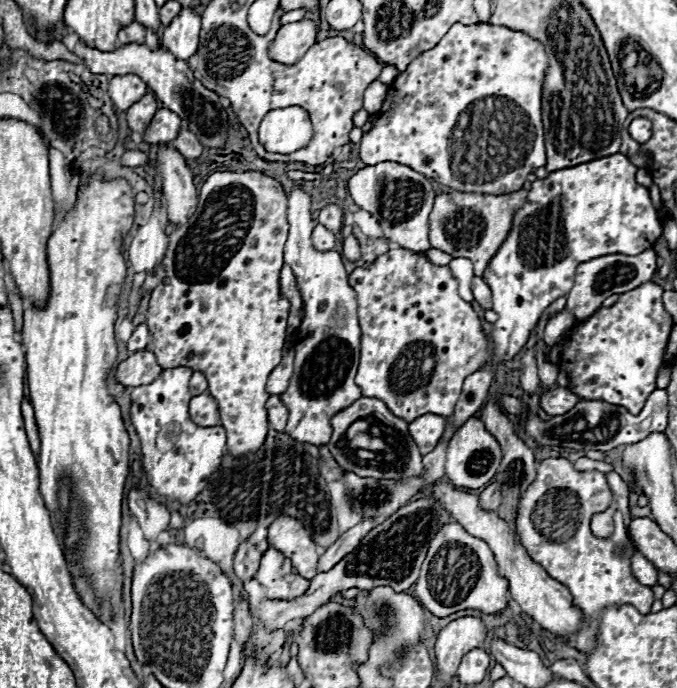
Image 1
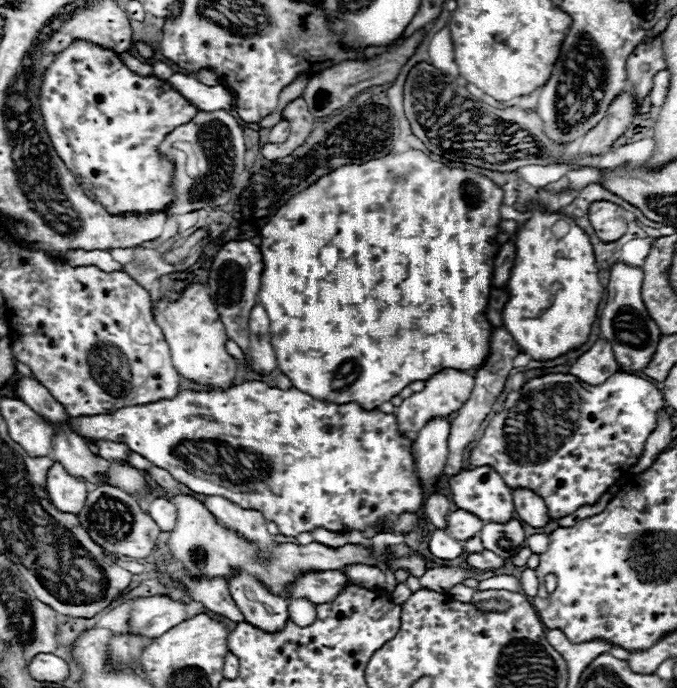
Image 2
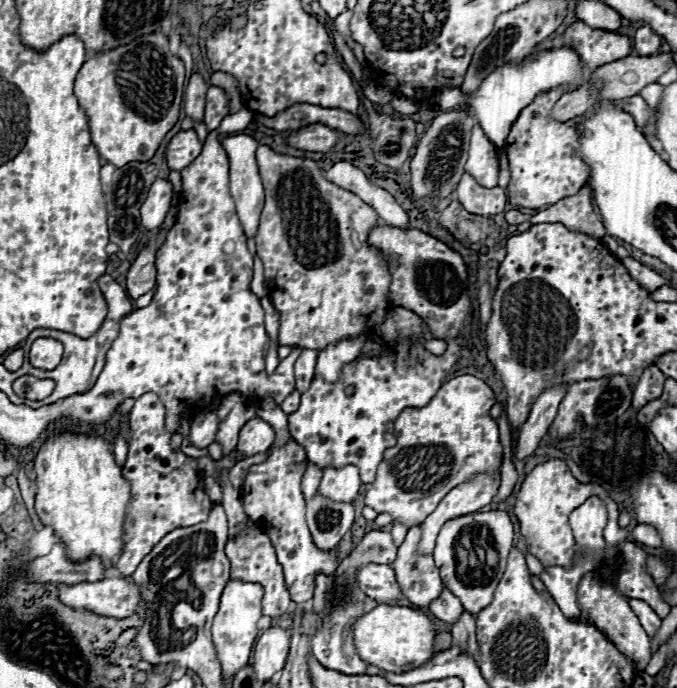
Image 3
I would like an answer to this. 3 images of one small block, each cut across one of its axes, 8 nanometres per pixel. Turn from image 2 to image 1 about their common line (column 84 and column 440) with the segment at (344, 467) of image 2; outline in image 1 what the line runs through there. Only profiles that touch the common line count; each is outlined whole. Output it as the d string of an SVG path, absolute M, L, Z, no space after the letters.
M424 414L424 416L416 418L416 422L412 422L408 428L410 428L410 436L418 444L420 452L428 454L436 448L438 440L442 438L444 428L446 428L446 418L436 416L436 414Z

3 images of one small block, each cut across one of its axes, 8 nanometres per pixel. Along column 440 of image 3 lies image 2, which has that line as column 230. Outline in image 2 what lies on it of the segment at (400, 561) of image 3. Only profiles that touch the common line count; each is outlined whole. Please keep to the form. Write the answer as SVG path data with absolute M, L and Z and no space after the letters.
M240 574L228 580L230 594L244 614L246 622L258 626L264 632L278 632L288 622L288 598L276 598L268 594L260 582L248 578L248 574Z

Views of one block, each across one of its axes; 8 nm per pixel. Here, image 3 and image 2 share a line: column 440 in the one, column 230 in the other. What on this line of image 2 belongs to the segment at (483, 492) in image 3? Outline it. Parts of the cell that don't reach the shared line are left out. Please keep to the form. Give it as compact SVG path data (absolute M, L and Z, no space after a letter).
M202 496L202 502L228 528L240 530L240 534L244 534L246 538L252 538L252 542L260 542L260 546L264 546L264 550L268 550L272 546L272 538L266 530L268 522L264 520L264 516L258 510L240 508L238 504L226 500L222 496Z

